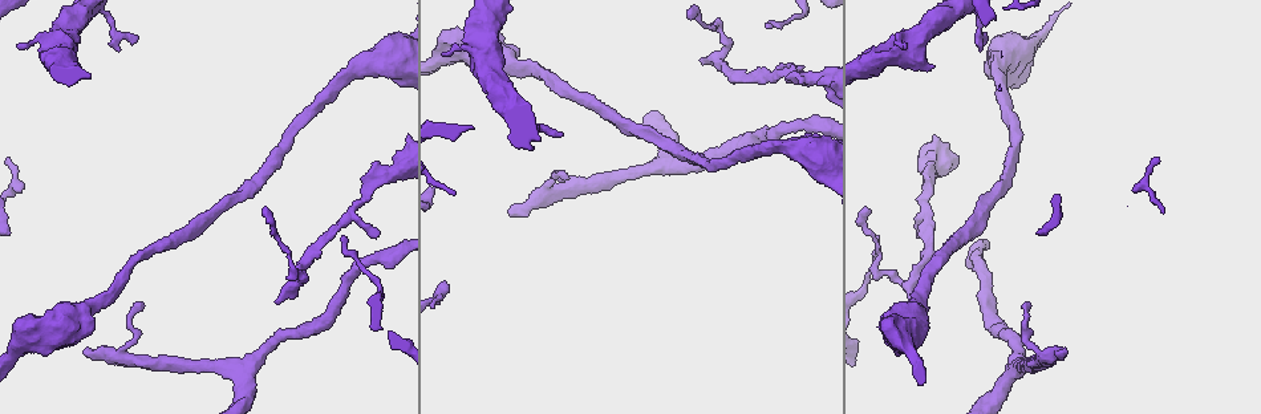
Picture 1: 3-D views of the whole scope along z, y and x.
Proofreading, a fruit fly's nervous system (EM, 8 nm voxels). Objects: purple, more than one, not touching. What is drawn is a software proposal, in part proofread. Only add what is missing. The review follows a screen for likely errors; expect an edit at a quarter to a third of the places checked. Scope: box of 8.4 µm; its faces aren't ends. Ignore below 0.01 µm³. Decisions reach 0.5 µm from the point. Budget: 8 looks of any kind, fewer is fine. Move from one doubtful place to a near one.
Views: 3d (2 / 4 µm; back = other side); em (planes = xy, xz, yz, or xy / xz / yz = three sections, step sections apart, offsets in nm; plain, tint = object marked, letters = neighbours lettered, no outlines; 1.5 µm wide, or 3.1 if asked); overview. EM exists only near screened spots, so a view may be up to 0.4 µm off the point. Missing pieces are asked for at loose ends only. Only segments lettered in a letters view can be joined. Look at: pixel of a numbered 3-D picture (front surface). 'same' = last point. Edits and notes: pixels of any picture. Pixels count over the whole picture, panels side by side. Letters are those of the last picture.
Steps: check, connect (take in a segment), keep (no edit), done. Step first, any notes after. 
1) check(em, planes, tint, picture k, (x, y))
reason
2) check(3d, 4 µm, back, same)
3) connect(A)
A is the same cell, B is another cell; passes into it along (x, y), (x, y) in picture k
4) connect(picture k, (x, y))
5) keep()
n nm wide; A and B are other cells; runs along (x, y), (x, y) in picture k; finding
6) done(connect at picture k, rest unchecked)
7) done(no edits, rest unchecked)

check(em, planes, letters, picture 1, (279, 302))
an open end

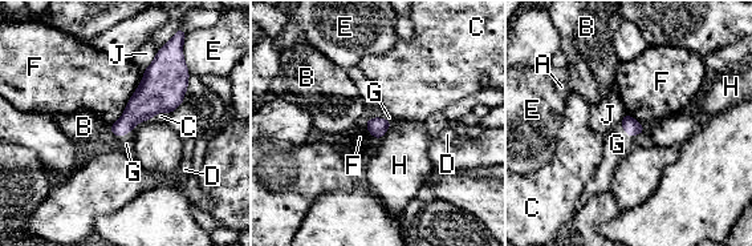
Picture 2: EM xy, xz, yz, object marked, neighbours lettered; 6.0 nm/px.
connect(G)
G is the same cell, A, B, C, D, E, F, H and J are other cells; passes into it along (377, 126), (378, 117), (379, 113) in picture 2; it goes on there

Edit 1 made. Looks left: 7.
check(em, planes, letters, picture 1, (765, 23))
tapers out

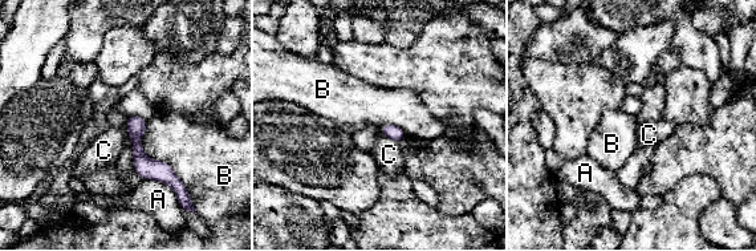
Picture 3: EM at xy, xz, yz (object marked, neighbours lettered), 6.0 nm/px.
keep()
A, B and C are other cells; runs along (130, 120), (138, 154), (177, 183) in picture 3; no lettered segment goes on from it

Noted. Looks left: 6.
check(em, xy, step 4, tint, picture 1, (1068, 352))
free end

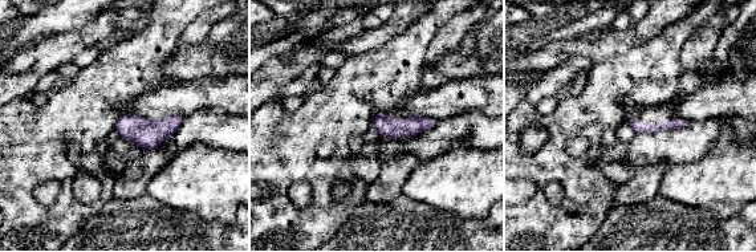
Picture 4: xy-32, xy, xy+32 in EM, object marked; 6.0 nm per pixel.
check(em, planes, letters, same)

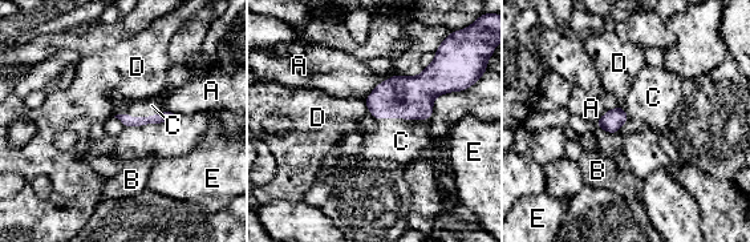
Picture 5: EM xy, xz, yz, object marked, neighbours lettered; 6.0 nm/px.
connect(C)
C touches over 320 nm; C is the same cell, A, B, D and E are other cells; it goes on there

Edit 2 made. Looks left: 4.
done(connect at picture 2, connect at picture 5, rest unchecked)

